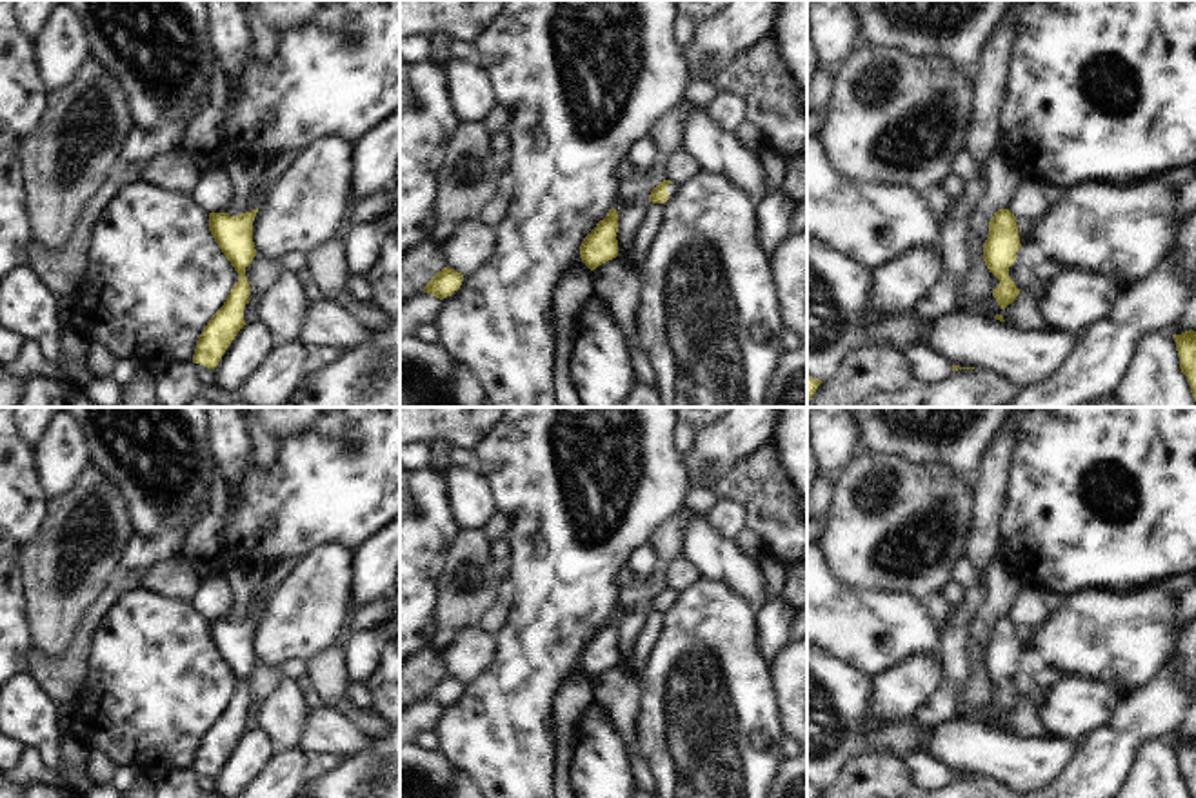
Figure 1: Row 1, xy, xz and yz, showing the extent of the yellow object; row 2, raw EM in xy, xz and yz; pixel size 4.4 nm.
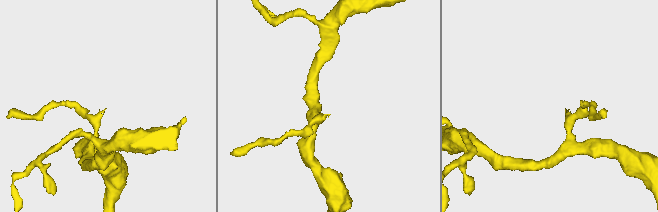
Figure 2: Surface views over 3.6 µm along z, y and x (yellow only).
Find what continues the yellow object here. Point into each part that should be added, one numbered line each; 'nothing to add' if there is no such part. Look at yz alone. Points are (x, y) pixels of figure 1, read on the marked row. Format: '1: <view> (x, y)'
nothing to add

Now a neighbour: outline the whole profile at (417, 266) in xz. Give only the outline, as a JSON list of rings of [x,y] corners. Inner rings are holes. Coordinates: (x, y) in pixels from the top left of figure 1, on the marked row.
[[[440,233],[424,238],[400,256],[400,302],[424,293],[429,280],[445,265]]]

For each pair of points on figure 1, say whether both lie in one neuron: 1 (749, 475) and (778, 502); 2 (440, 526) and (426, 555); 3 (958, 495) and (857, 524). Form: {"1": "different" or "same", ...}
{"1": "same", "2": "same", "3": "same"}

